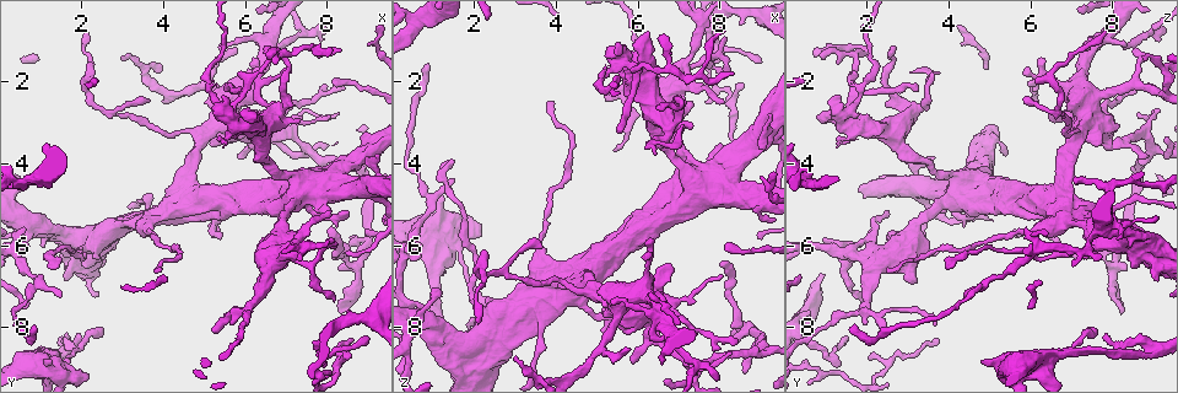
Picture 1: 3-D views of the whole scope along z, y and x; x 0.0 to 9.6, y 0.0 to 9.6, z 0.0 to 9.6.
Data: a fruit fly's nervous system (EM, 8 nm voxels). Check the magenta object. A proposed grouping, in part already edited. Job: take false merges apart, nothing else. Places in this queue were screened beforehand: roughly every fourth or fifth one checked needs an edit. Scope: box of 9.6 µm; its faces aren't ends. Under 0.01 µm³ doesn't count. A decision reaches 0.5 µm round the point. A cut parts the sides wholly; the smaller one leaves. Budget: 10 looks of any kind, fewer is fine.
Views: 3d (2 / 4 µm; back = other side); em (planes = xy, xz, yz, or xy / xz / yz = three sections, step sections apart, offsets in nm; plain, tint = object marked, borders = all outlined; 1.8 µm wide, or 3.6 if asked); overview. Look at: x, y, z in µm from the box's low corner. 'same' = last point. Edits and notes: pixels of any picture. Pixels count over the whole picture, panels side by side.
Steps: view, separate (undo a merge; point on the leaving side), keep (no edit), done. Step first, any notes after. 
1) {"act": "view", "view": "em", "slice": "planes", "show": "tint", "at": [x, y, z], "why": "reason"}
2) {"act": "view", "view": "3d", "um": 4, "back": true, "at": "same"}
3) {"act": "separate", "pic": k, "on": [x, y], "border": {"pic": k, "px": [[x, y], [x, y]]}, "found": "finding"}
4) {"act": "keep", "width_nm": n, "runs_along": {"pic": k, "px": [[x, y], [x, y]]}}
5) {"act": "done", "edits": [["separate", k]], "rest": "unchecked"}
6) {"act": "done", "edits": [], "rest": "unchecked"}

{"act": "view", "view": "3d", "um": 2, "at": [7.10, 6.20, 1.70], "why": "thick turns thin"}

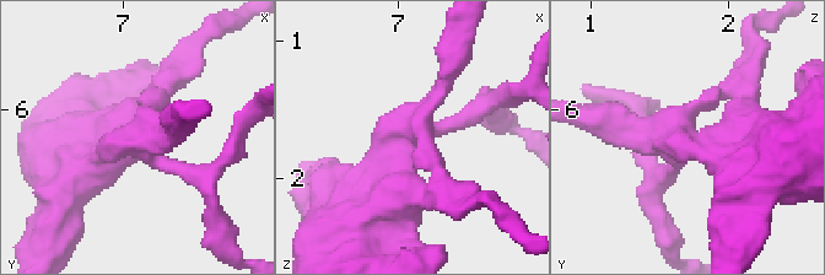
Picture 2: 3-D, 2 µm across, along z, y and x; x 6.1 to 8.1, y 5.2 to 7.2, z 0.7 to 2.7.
{"act": "view", "view": "em", "slice": "xz", "step": 4, "show": "tint", "at": [7.14, 6.20, 1.66], "arms": 3, "arm_widths_nm": [160, 220, 440], "why": "now the EM"}

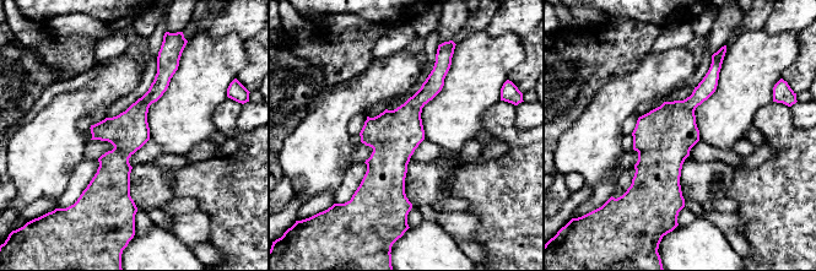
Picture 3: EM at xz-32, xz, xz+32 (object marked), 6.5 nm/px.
{"act": "view", "view": "em", "slice": "yz", "step": 8, "show": "tint", "at": "same"}

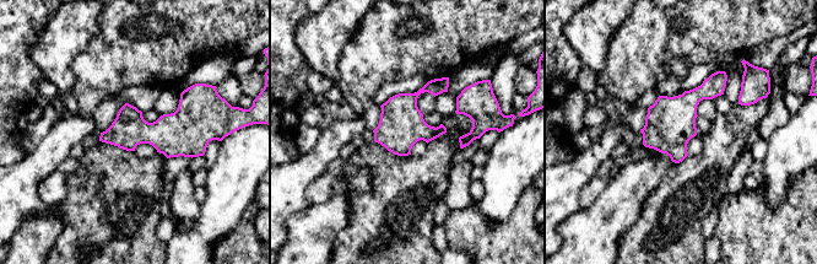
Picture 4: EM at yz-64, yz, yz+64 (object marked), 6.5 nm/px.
{"act": "keep", "found": "all the same neuron"}

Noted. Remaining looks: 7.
{"act": "view", "view": "em", "slice": "planes", "show": "tint", "at": [5.60, 2.70, 1.50], "why": "thin arm on a thick one"}

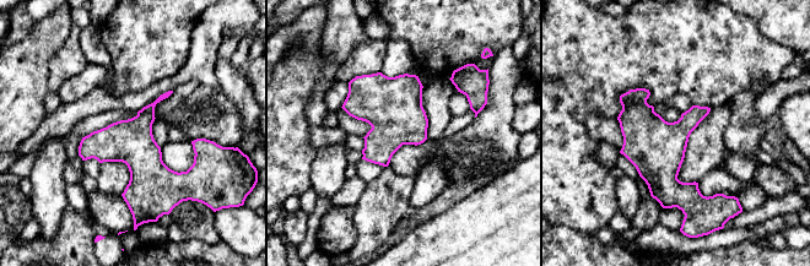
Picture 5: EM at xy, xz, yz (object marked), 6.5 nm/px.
{"act": "keep", "width_nm": 300, "found": "continuous, no second neuron"}

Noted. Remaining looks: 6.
{"act": "view", "view": "em", "slice": "planes", "show": "borders", "at": [5.25, 5.35, 7.75], "why": "sharp bend"}

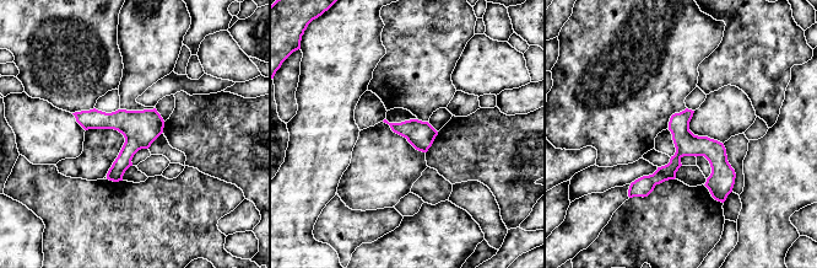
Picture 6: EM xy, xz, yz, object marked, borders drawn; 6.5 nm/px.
{"act": "keep", "runs_along": {"pic": 6, "px": [[675, 117], [719, 164], [720, 194]]}, "found": "one neuron here"}

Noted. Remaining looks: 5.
{"act": "view", "view": "em", "slice": "planes", "show": "tint", "at": [6.40, 1.40, 7.35], "why": "four-way junction"}

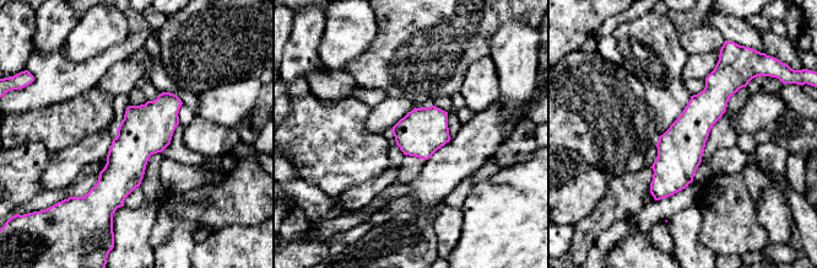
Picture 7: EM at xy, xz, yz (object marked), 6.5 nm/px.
{"act": "keep", "found": "one neuron here"}

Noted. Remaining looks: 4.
{"act": "done", "edits": [], "rest": "unchecked"}

